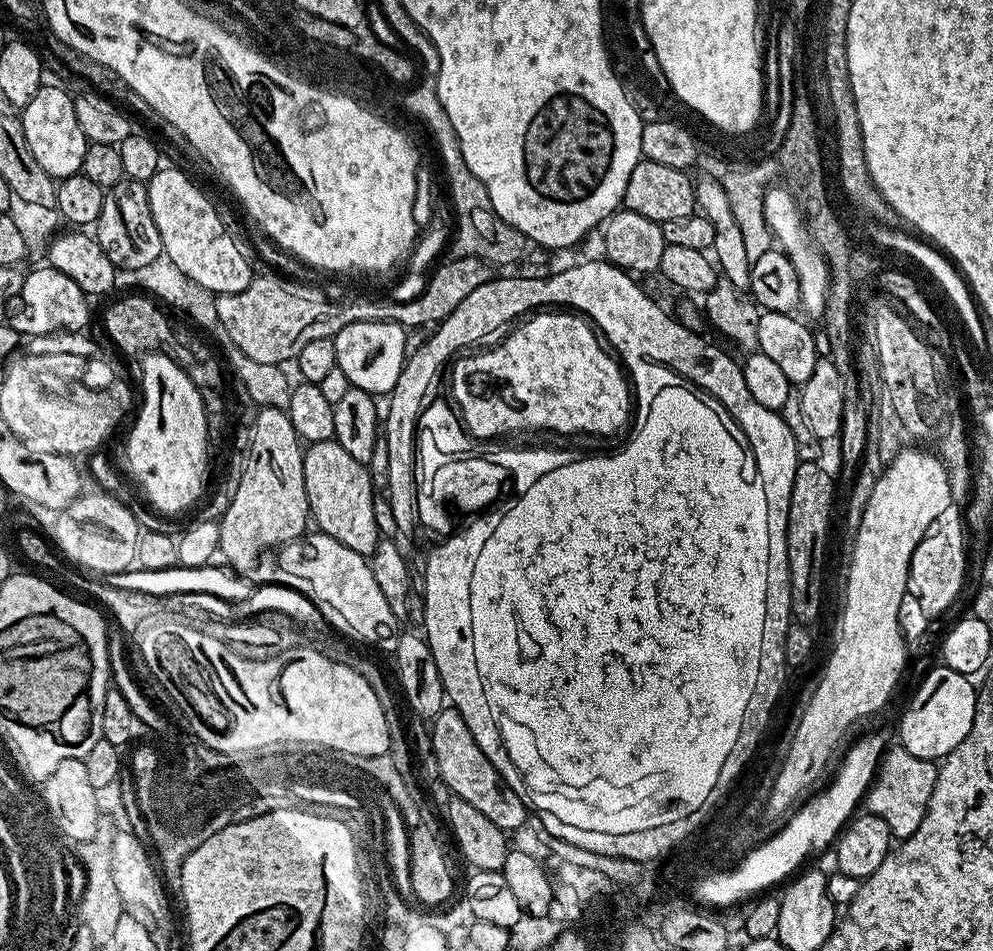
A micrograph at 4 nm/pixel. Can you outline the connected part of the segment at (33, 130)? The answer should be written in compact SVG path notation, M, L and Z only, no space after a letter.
M45 83L38 90L38 94L30 98L30 102L18 116L22 130L25 131L26 143L35 161L46 170L46 174L57 181L65 180L67 176L75 176L80 172L82 158L86 158L86 150L90 143L76 121L75 105L73 93Z

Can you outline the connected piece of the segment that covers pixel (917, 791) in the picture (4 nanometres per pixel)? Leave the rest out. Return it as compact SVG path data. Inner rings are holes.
M902 746L895 747L884 752L875 779L866 793L866 804L868 802L867 811L882 818L893 837L901 841L910 838L910 834L922 826L922 818L926 818L930 794L934 794L937 765L931 760L914 758L914 754Z

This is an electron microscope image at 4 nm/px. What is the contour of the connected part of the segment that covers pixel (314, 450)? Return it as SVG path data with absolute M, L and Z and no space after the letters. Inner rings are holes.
M335 439L308 444L304 453L304 481L308 510L315 527L350 546L359 556L371 558L382 539L374 522L374 489L365 461L356 460Z

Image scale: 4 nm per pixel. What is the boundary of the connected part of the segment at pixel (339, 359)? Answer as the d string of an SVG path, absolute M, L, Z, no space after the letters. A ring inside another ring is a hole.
M354 322L334 338L336 366L346 374L351 387L366 390L374 398L387 397L402 374L404 361L409 355L408 336L403 324L394 322Z

